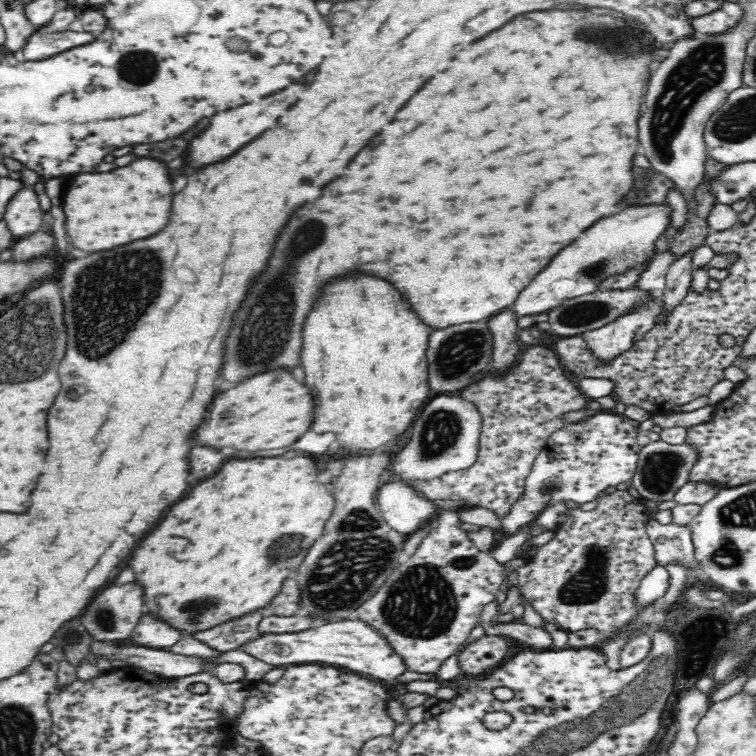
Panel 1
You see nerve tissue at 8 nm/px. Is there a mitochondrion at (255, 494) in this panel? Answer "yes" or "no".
no

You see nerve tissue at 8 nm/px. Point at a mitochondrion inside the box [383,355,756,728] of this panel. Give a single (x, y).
(442, 429)

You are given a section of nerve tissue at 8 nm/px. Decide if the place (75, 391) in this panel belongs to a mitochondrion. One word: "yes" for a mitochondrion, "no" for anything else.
yes

